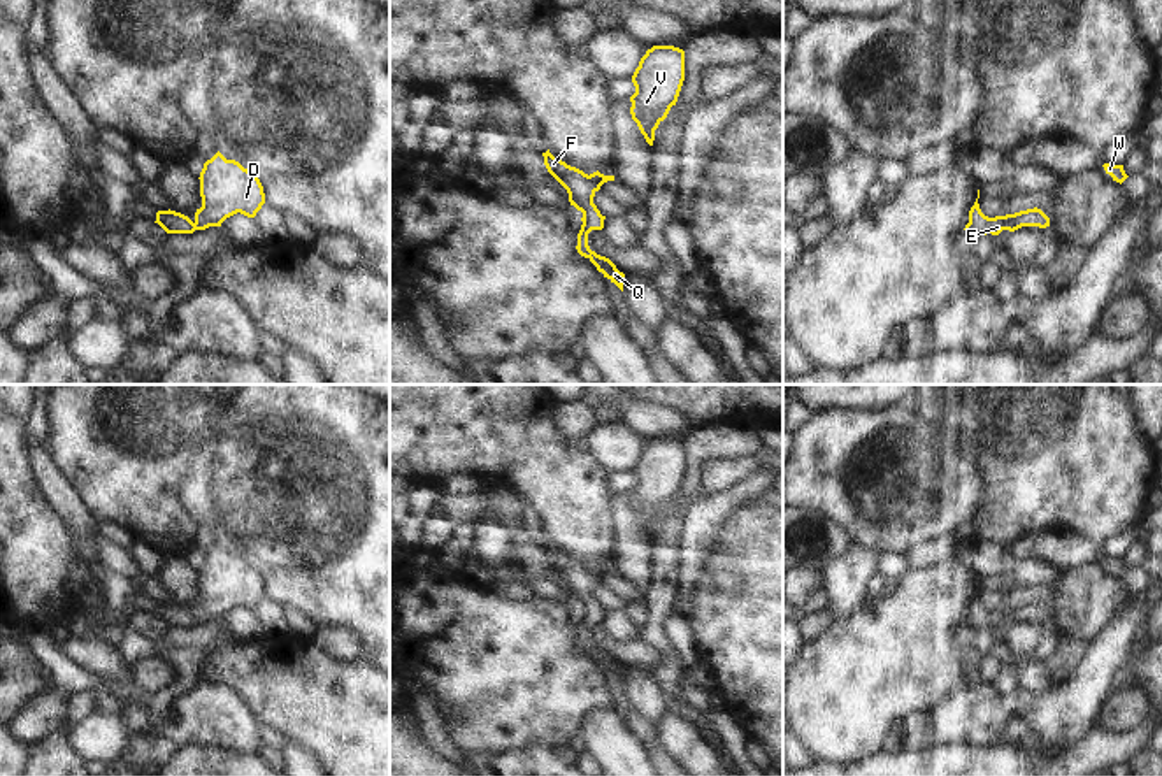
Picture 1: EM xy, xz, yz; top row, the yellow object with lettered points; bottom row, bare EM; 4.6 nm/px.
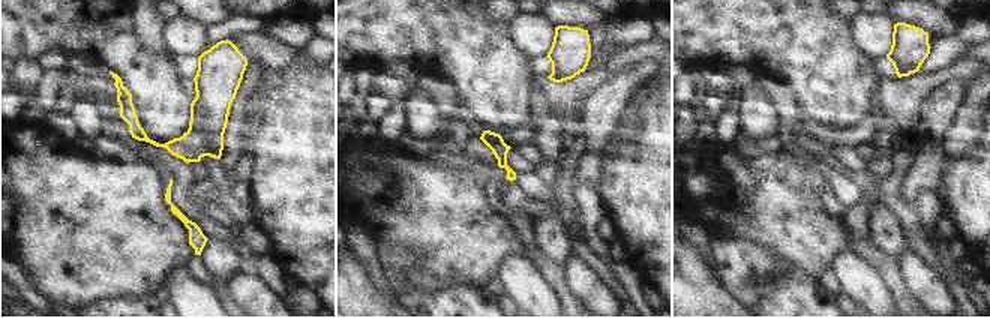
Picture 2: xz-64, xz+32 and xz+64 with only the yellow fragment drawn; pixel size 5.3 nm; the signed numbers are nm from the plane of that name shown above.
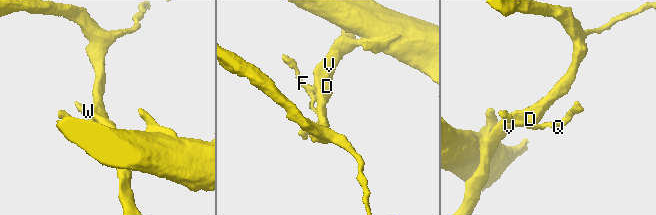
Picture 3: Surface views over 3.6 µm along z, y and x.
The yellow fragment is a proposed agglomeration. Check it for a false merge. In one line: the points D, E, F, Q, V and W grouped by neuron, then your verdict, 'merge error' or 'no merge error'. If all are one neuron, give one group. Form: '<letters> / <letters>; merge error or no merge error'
D E F Q V W; no merge error

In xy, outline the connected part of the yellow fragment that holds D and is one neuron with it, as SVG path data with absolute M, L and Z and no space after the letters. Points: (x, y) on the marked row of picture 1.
M219 151L204 163L200 172L202 207L195 219L176 211L158 211L156 221L167 234L193 234L221 223L240 212L255 218L265 204L263 186L251 170L235 160L226 160Z

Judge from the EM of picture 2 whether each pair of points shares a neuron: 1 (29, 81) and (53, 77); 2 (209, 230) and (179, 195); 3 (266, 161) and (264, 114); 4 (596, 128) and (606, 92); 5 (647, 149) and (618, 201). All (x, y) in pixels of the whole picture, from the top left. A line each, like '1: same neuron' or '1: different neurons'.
1: different neurons
2: same neuron
3: same neuron
4: same neuron
5: same neuron

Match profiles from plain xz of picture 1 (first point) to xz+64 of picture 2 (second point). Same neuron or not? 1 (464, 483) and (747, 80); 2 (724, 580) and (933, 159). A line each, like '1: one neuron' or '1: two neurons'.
1: one neuron
2: two neurons

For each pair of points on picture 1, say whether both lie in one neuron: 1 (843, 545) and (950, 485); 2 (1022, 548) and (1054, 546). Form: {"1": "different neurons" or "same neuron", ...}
{"1": "different neurons", "2": "different neurons"}

